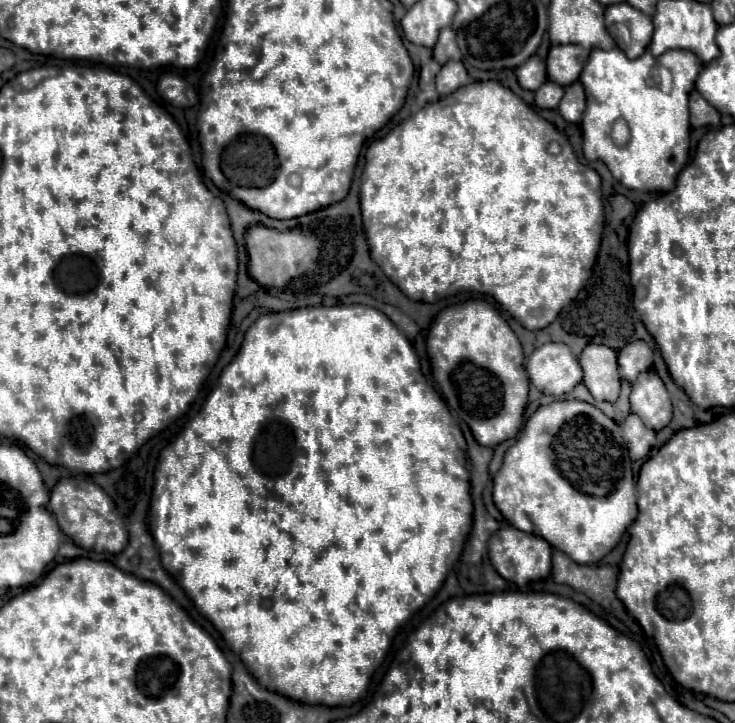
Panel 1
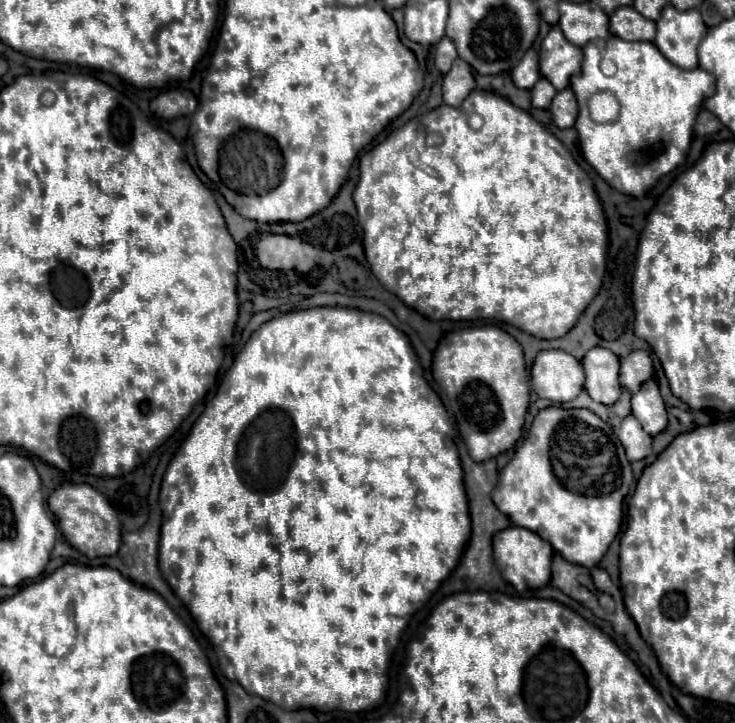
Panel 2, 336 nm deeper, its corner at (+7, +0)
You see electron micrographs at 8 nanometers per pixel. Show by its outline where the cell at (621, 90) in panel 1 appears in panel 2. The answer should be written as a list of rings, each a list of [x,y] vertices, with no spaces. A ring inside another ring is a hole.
[[[611,36],[603,50],[595,44],[587,44],[583,54],[585,60],[581,74],[571,78],[571,88],[579,102],[575,130],[579,134],[583,156],[611,188],[643,198],[661,176],[685,162],[697,112],[703,106],[705,96],[713,92],[715,76],[701,68],[677,68],[661,56],[653,42],[627,42]],[[603,60],[611,60],[615,64],[617,70],[613,76],[603,74]],[[599,92],[611,92],[617,98],[621,110],[615,122],[599,124],[591,118],[587,100]]]

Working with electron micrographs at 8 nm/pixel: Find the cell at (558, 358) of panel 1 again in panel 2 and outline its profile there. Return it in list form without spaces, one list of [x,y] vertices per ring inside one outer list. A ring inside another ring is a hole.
[[[543,350],[531,366],[533,390],[551,402],[569,402],[583,390],[581,362],[563,350]]]

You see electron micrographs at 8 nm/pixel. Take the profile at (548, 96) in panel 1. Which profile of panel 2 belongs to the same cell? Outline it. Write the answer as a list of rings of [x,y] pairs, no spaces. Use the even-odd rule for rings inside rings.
[[[541,78],[531,90],[531,102],[535,108],[549,108],[555,94],[557,94],[557,90],[553,88],[553,84],[549,84],[549,80]]]

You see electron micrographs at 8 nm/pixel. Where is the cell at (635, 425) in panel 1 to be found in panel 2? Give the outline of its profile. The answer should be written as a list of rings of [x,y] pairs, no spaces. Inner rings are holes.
[[[629,414],[627,418],[623,418],[617,436],[631,462],[643,460],[651,454],[651,436],[647,432],[643,432],[643,428],[641,428],[641,424],[637,424],[635,416]]]

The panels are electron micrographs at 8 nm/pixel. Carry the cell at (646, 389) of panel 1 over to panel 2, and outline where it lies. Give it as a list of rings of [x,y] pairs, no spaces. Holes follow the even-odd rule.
[[[647,380],[641,390],[631,396],[631,410],[633,416],[641,422],[643,430],[651,436],[659,434],[667,426],[665,404],[655,380]]]

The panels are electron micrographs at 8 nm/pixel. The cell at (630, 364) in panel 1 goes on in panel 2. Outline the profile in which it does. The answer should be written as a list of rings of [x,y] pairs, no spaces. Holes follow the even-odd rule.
[[[633,350],[629,356],[621,358],[621,372],[619,382],[623,388],[637,392],[645,380],[649,380],[653,374],[653,362],[649,352],[645,350]]]

